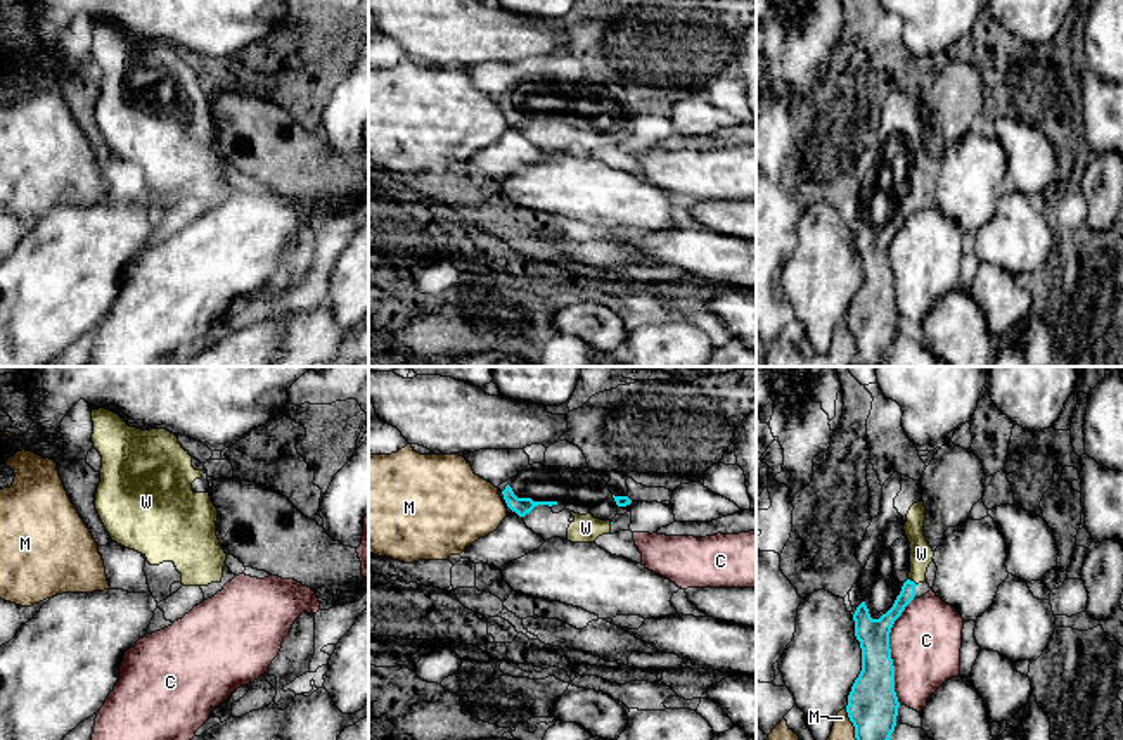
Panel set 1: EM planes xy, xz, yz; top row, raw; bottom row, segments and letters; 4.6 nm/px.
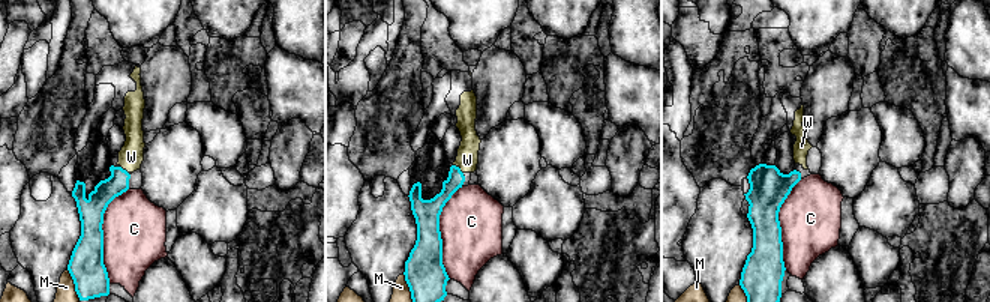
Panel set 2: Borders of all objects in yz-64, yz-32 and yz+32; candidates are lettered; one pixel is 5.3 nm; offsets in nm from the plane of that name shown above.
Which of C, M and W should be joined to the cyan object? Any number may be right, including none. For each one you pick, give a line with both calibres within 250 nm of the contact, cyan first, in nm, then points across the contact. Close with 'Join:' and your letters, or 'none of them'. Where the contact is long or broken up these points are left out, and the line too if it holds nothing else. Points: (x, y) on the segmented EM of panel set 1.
W: 80 nm thick on the cyan side, 110 nm on the other; runs through yz (883, 626), (905, 597), (912, 581), (917, 574), (921, 554)
Join: W

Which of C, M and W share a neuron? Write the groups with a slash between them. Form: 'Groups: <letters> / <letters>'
Groups: C / M / W

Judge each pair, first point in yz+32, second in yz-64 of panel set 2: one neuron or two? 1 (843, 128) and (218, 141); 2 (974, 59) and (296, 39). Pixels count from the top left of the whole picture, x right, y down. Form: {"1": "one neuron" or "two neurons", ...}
{"1": "two neurons", "2": "one neuron"}

